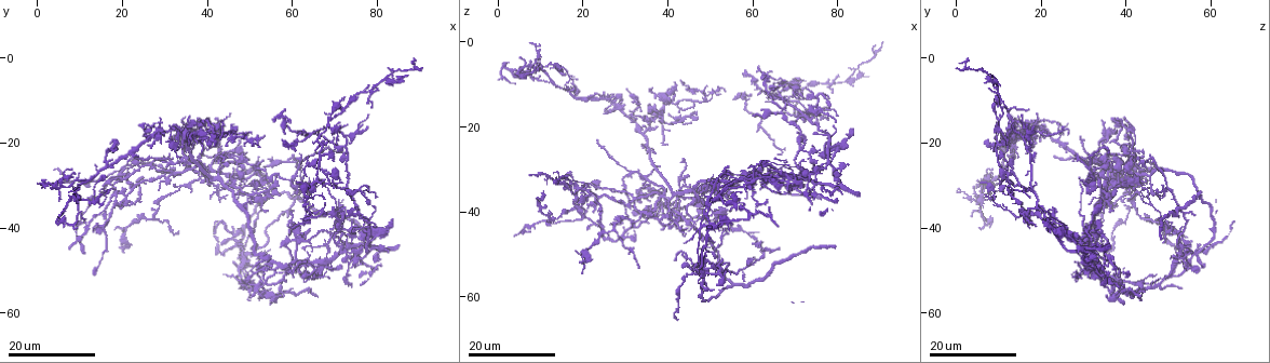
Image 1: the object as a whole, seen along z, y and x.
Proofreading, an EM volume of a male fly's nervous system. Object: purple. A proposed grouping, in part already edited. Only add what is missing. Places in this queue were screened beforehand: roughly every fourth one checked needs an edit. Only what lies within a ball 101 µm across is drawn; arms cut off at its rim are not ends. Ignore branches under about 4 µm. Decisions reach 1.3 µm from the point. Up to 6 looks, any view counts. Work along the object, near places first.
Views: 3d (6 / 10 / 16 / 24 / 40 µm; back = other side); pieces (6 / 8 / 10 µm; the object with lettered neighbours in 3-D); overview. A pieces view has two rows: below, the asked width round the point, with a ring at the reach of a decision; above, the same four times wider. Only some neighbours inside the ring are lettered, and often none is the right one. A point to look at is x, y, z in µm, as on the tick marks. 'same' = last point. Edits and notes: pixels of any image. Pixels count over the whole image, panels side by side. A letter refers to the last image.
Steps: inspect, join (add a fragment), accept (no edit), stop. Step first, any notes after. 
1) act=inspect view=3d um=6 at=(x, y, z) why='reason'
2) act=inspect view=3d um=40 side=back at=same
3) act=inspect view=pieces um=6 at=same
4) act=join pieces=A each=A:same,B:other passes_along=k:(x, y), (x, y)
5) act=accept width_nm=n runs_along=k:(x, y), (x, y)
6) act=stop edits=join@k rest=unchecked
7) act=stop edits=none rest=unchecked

act=inspect view=3d um=16 at=(66.0, 30.0, 48.5) why='thin end'

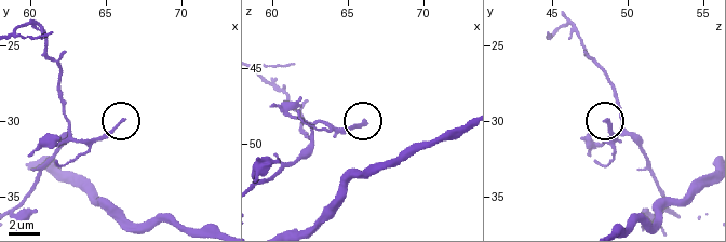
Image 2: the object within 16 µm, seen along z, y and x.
act=inspect view=pieces um=10 at=(66.0, 30.2, 48.6) why='what lies round it'

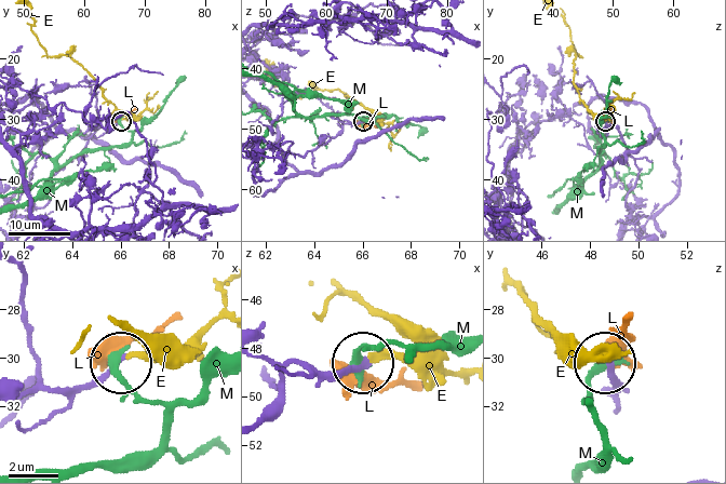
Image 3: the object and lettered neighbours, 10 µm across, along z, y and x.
act=join pieces=E width_nm=190 each=E:same,L:other,M:other found='the cell continues'

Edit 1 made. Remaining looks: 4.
act=inspect view=3d um=24 at=(55.5, 33.5, 35.5)

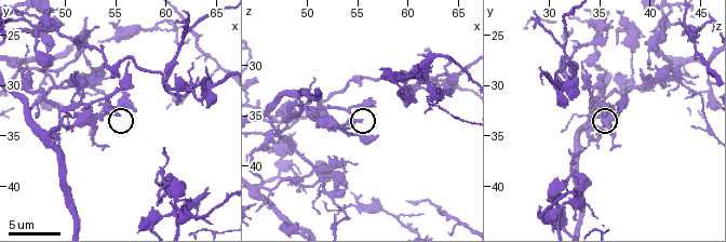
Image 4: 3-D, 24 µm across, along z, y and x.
act=inspect view=pieces um=10 at=(55.2, 33.0, 35.4) why='see the neighbours'

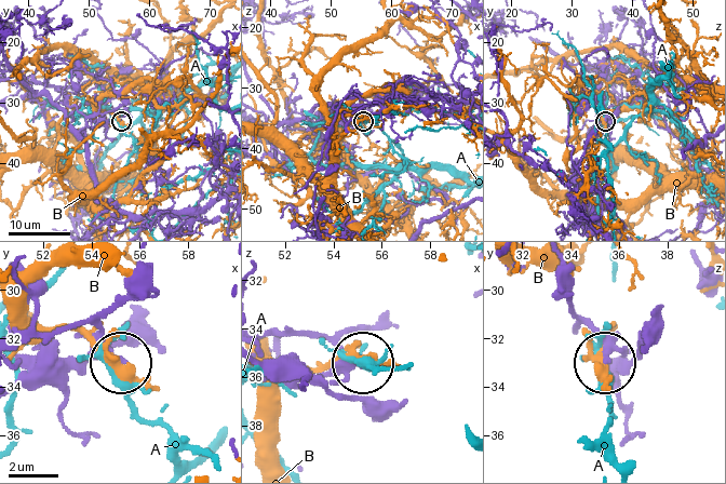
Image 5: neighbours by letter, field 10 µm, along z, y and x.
act=accept each=A:other,B:other found='none of them fits'

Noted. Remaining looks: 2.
act=inspect view=3d um=16 at=(45.0, 25.5, 31.5) why='an open end'

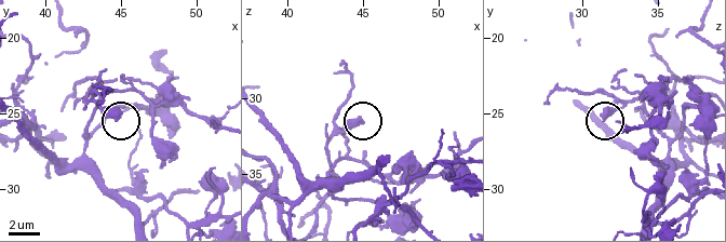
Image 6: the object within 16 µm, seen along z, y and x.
act=inspect view=pieces um=6 at=(44.8, 25.2, 31.4) why='what lies round it'

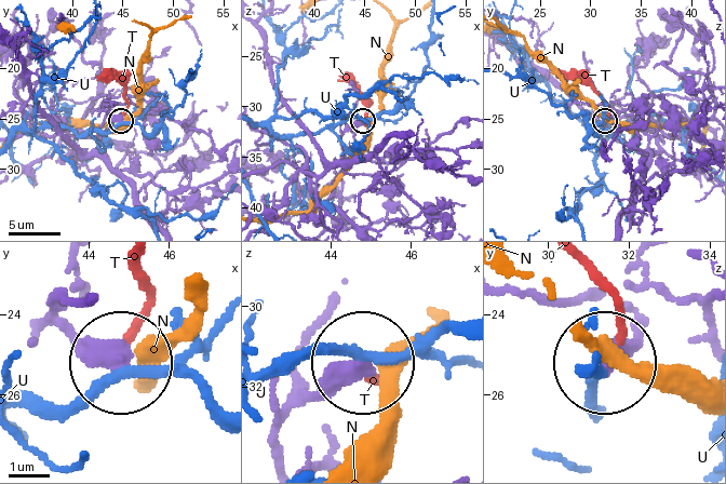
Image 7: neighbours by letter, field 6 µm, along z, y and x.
act=accept width_nm=490 each=N:other,T:other,U:other runs_along=7:(300, 380), (321, 390), (359, 370) found='no lettered fragment goes on from it'

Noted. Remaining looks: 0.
act=stop edits=join@3 rest=unchecked

